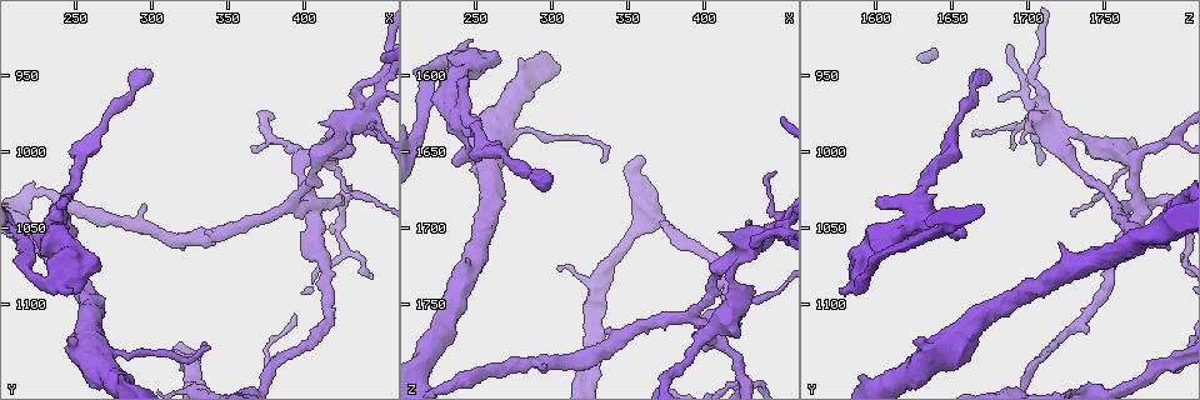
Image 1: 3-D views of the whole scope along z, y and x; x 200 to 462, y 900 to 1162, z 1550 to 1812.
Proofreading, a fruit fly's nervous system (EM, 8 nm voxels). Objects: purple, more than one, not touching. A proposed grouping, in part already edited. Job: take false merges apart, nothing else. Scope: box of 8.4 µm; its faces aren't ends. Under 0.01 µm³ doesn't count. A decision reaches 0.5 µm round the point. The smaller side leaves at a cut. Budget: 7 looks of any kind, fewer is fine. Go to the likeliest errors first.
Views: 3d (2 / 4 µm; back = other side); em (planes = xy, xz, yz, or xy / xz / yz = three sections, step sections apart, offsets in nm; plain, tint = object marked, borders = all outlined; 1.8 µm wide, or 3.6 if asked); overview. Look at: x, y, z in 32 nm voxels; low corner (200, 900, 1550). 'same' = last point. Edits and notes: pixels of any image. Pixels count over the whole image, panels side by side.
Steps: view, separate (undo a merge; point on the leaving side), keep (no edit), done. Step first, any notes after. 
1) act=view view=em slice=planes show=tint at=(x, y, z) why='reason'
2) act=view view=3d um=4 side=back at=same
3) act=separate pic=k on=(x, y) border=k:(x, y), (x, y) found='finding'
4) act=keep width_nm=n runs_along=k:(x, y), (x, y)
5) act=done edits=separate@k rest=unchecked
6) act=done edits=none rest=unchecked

act=view view=3d um=4 at=(402, 1036, 1770) why='four arms meet'

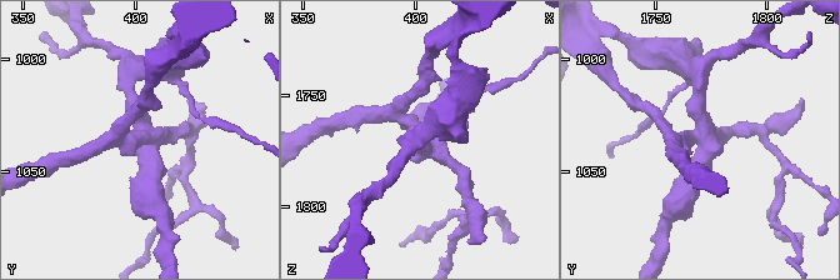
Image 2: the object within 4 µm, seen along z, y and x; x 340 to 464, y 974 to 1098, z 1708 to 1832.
act=view view=em slice=planes show=plain at=(404, 1036, 1770) arms=4

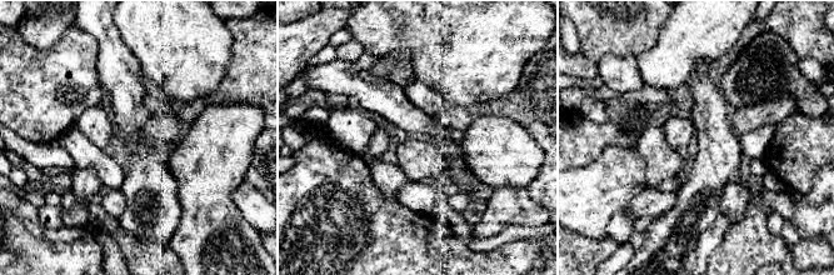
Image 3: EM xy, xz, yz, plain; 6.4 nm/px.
act=view view=em slice=planes show=tint at=same

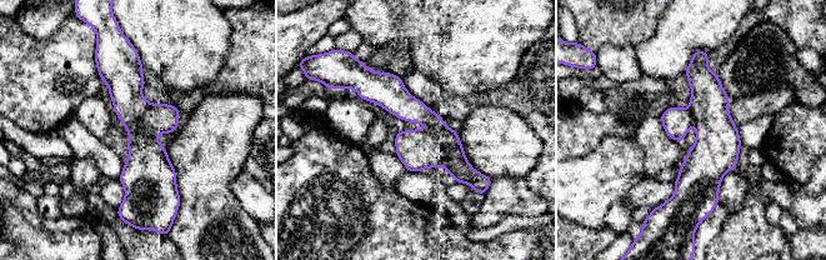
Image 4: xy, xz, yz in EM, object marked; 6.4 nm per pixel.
act=separate pic=4 on=(417, 149) border=4:(426, 130), (444, 150), (434, 166) found='two neurons meet here'

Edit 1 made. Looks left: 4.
act=view view=overview

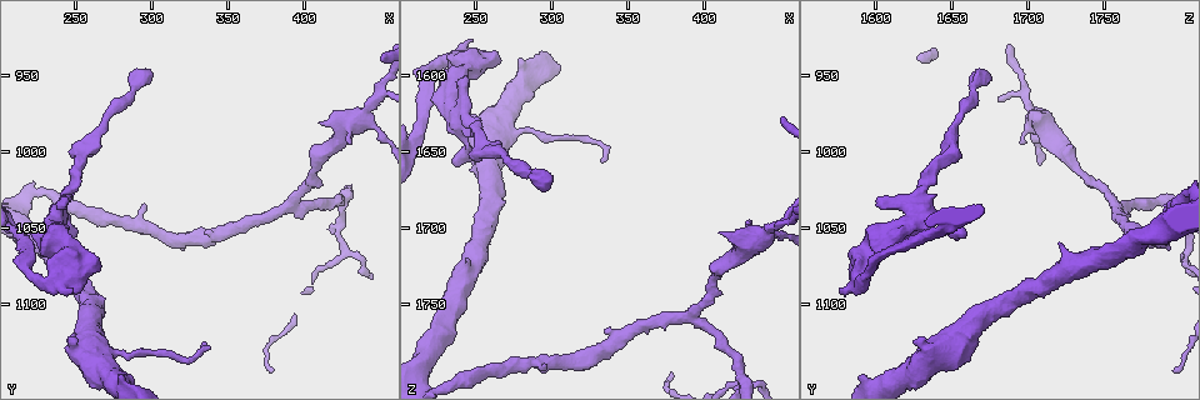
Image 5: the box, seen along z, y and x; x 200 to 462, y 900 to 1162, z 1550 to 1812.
act=view view=em slice=planes show=tint at=(232, 1054, 1610) why='two arms at a narrow angle'

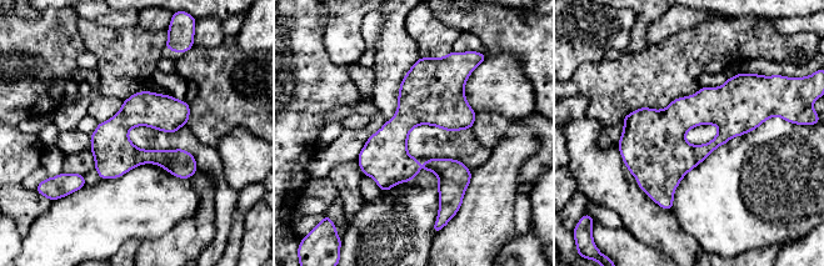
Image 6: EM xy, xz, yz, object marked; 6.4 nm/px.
act=keep width_nm=220 runs_along=6:(93, 137), (118, 155), (193, 169) found='one neuron here'

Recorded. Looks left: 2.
act=done edits=separate@4 rest=unchecked

